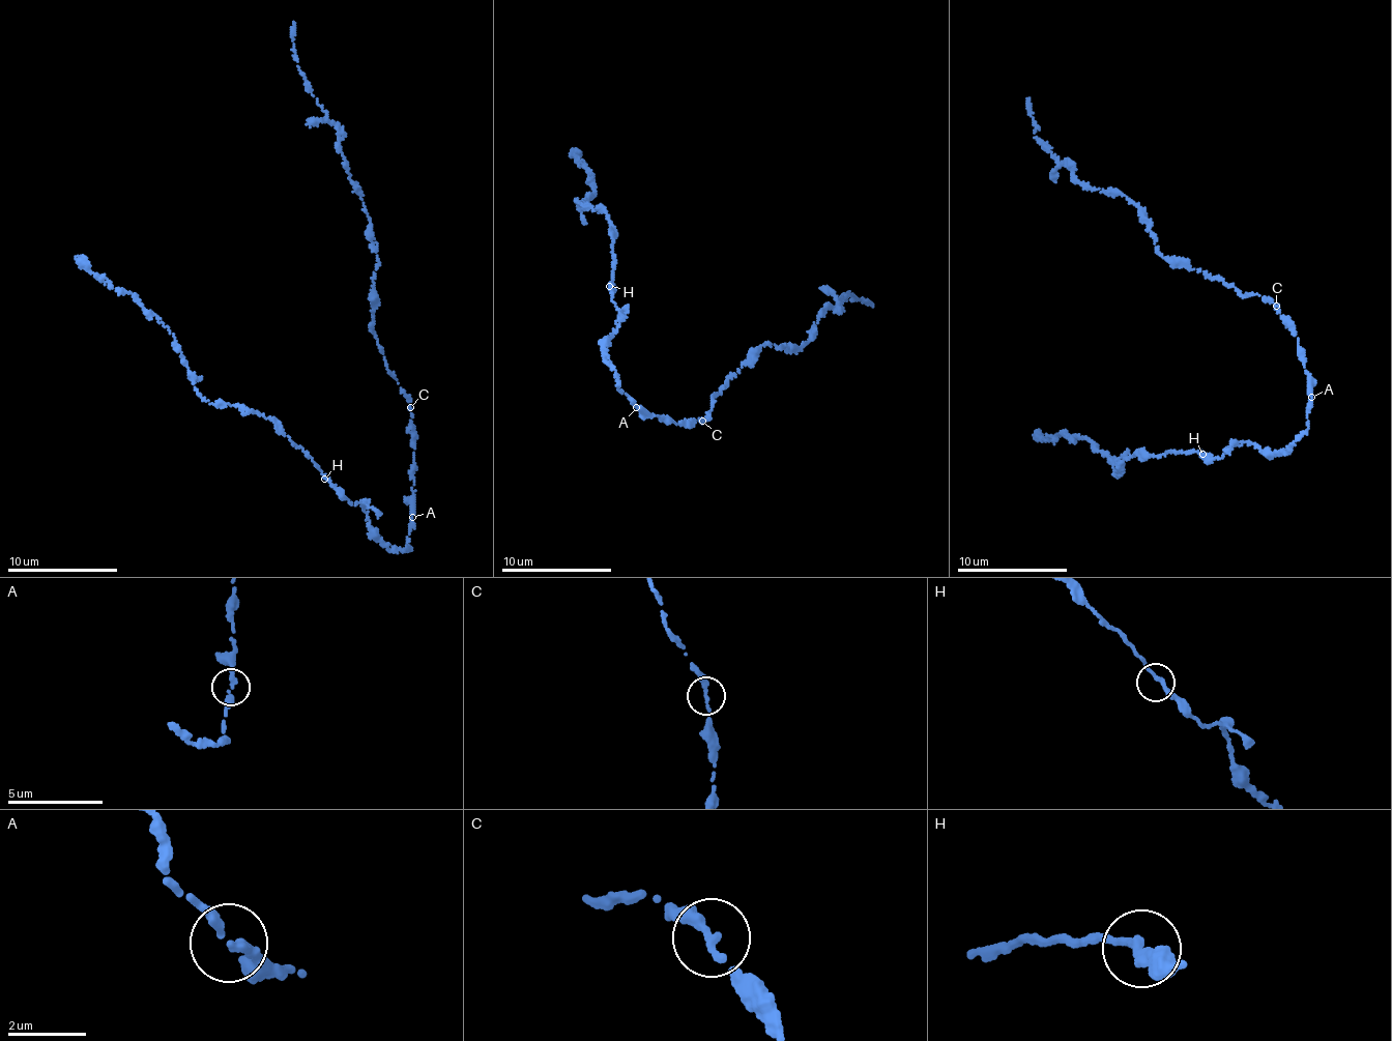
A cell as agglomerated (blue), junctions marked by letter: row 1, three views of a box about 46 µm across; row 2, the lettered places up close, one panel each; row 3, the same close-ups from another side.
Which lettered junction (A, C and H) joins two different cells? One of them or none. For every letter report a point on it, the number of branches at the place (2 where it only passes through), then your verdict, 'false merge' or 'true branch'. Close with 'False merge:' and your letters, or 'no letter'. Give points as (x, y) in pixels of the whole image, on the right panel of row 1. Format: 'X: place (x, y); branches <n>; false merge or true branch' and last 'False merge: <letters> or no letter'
A: place (1311, 397); branches 2; true branch
C: place (1276, 306); branches 2; true branch
H: place (1202, 454); branches 2; true branch
False merge: no letter

